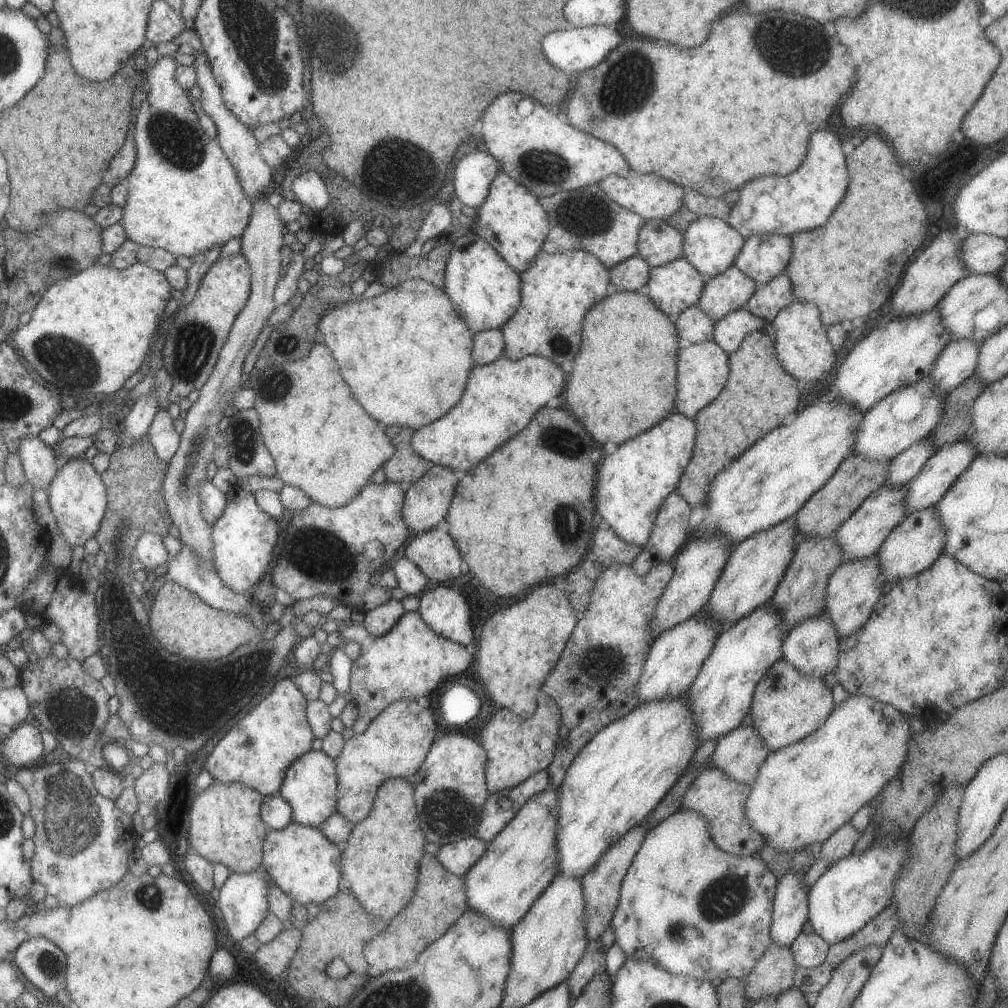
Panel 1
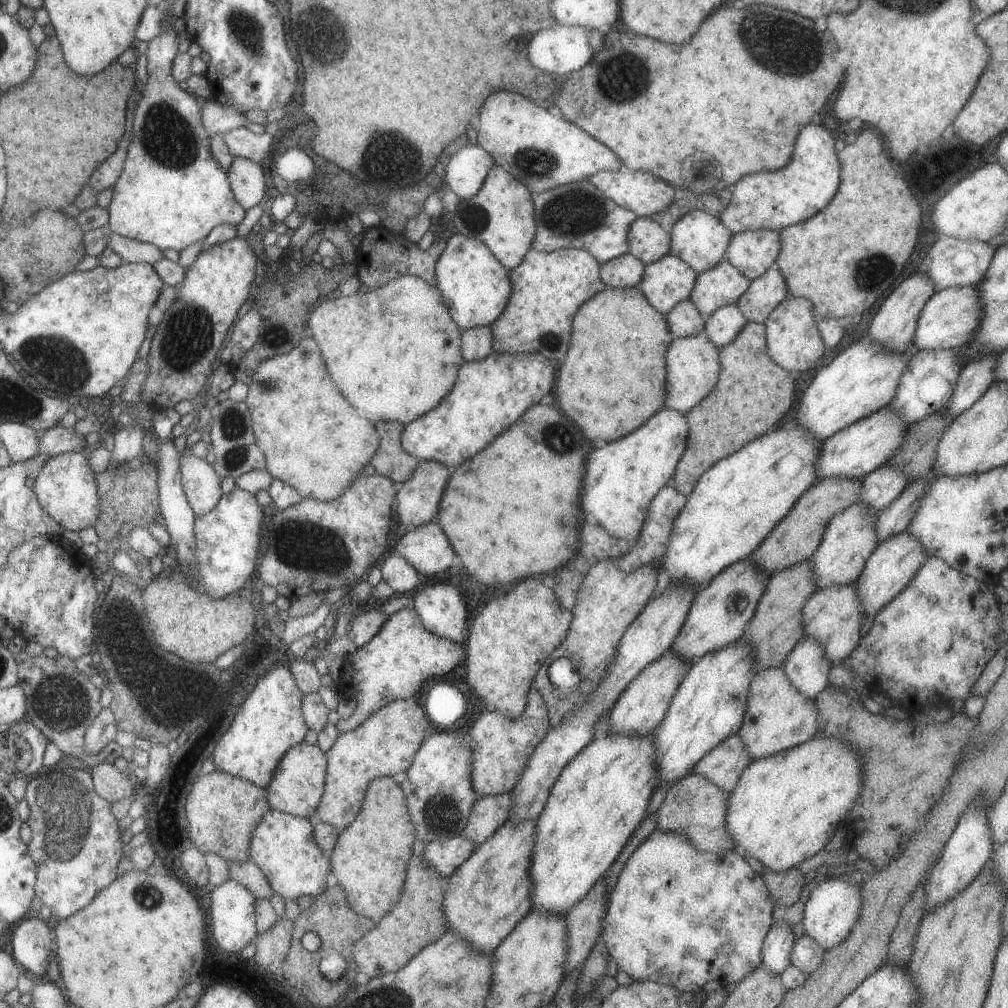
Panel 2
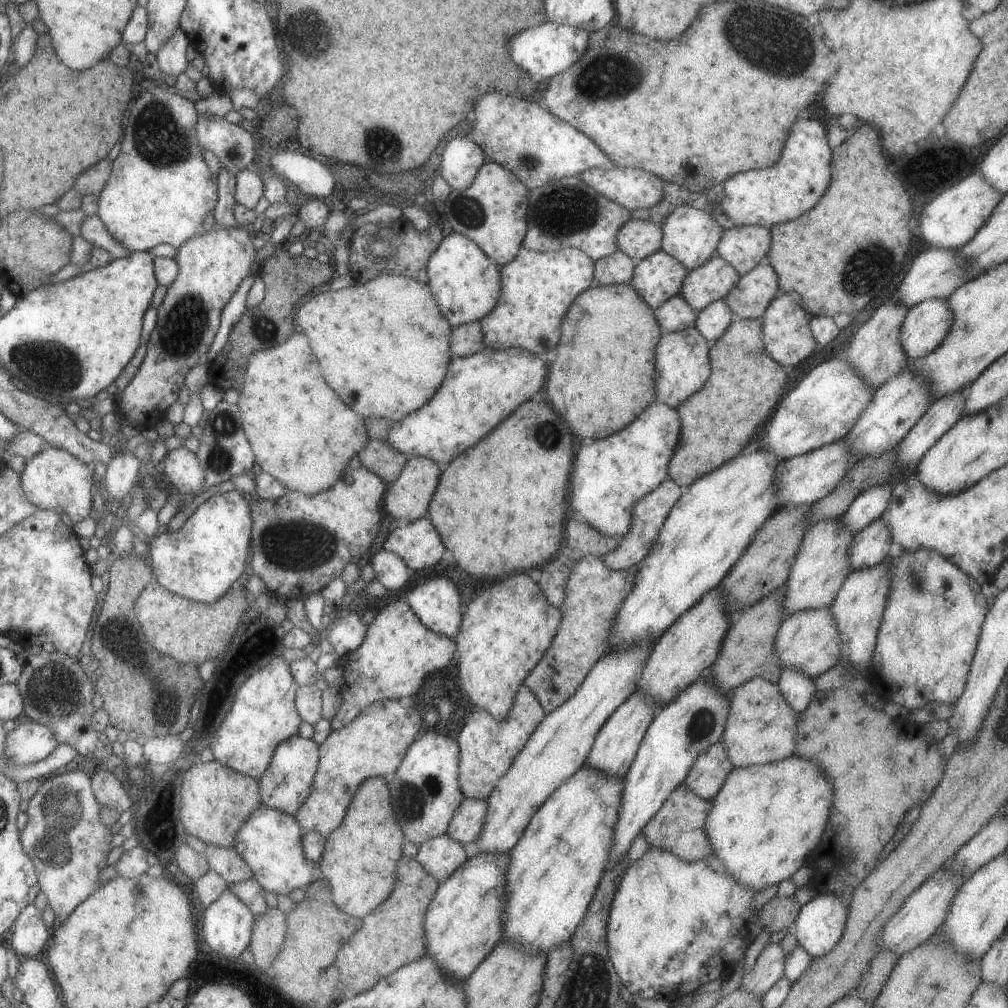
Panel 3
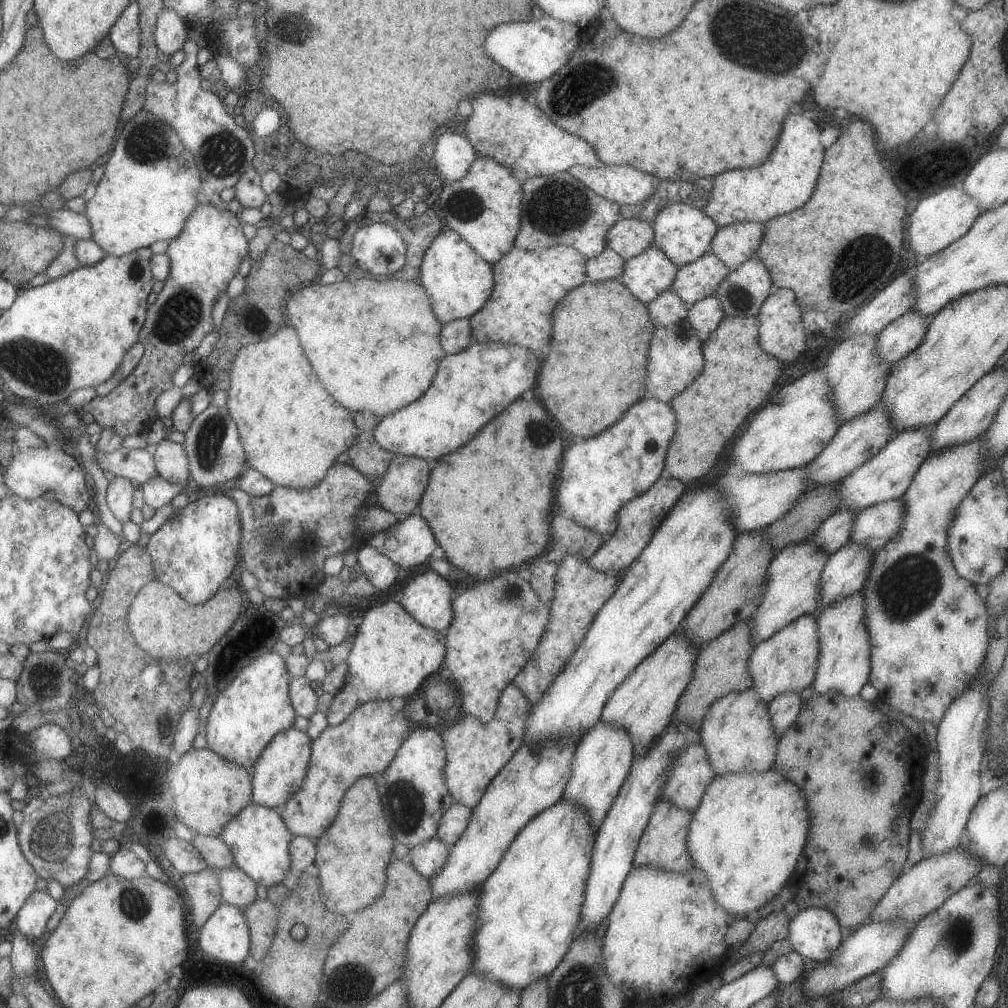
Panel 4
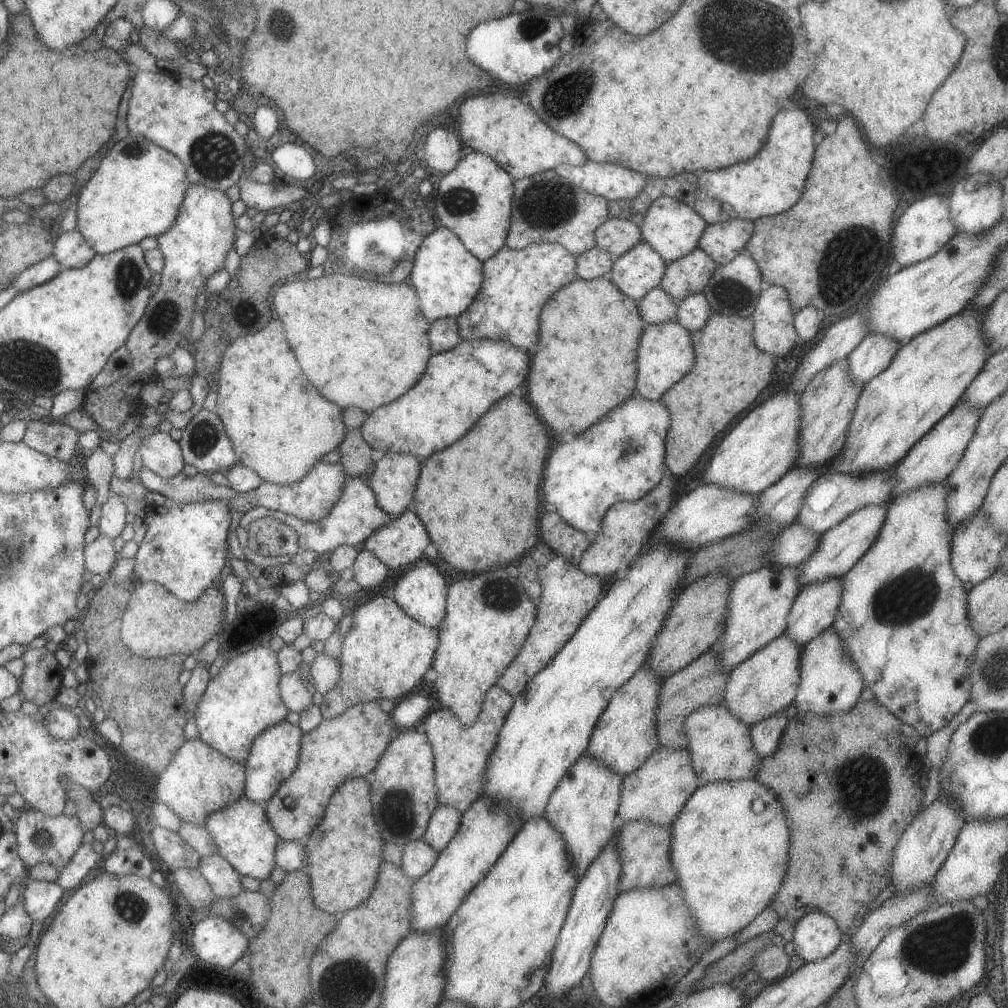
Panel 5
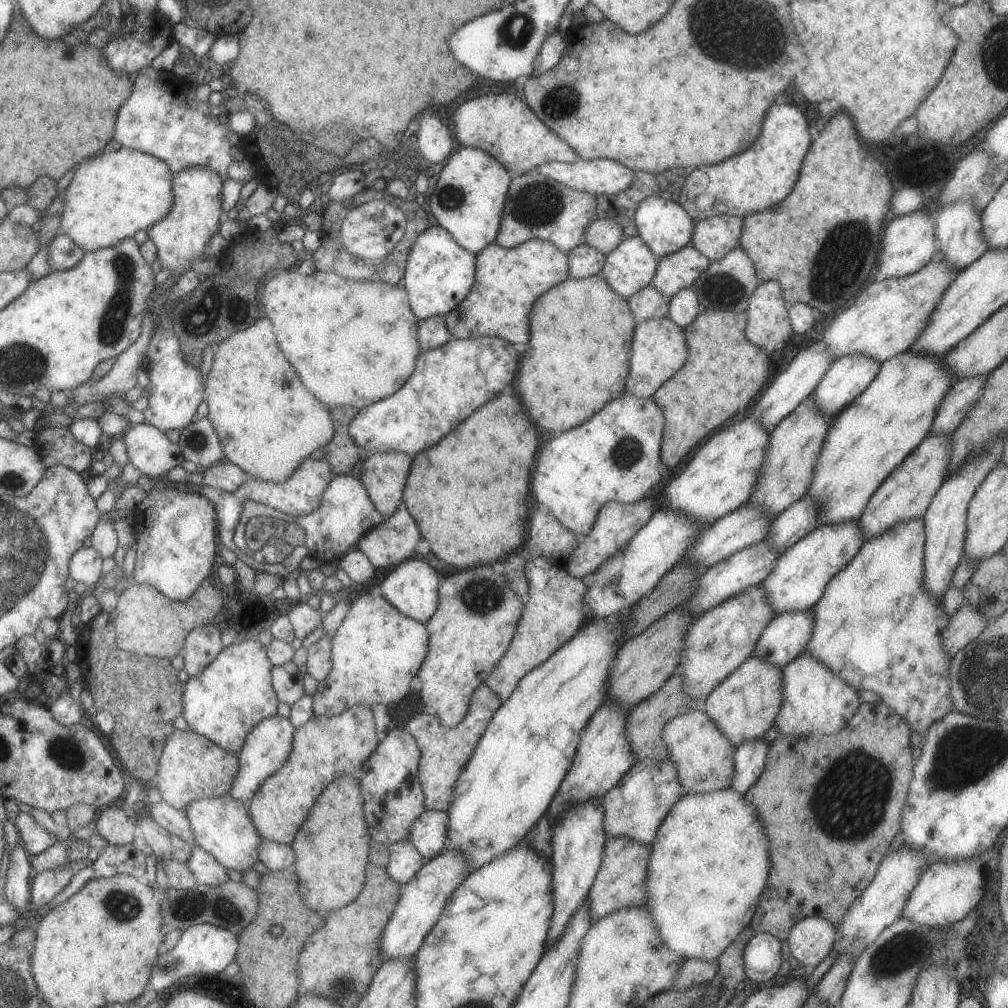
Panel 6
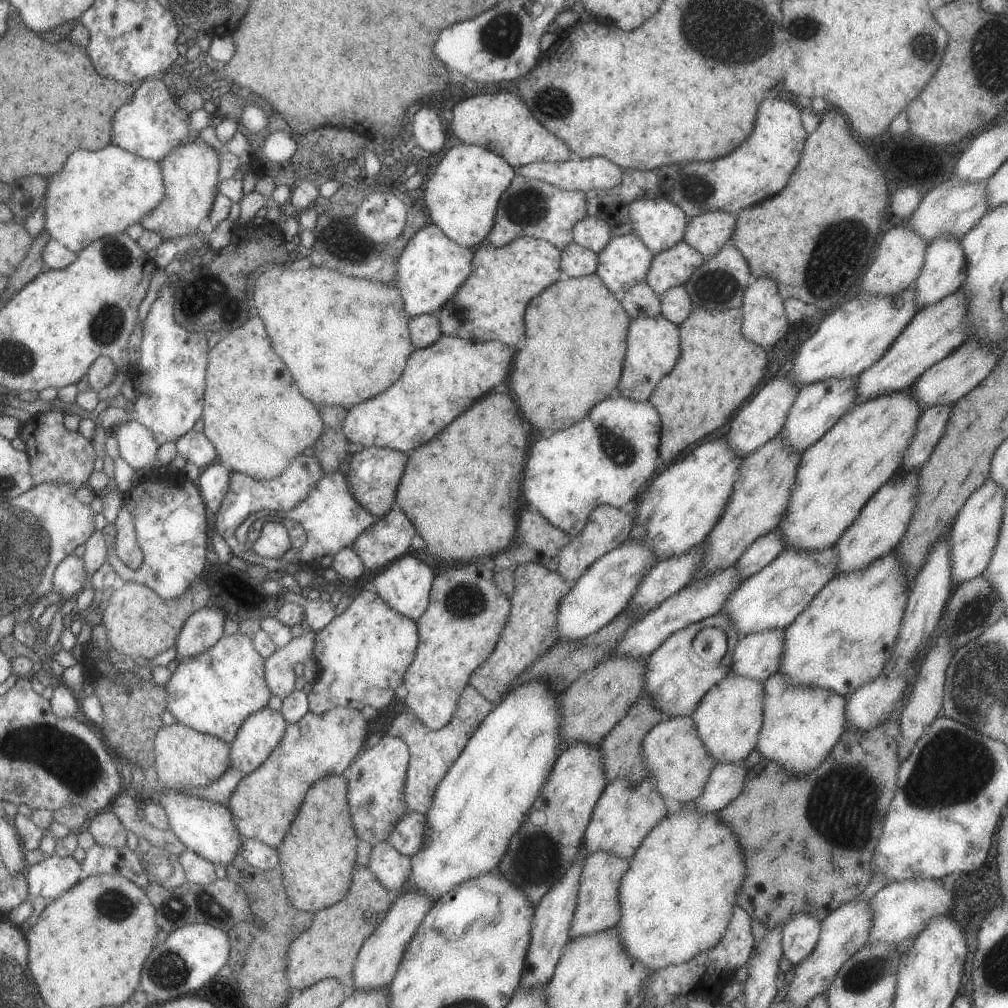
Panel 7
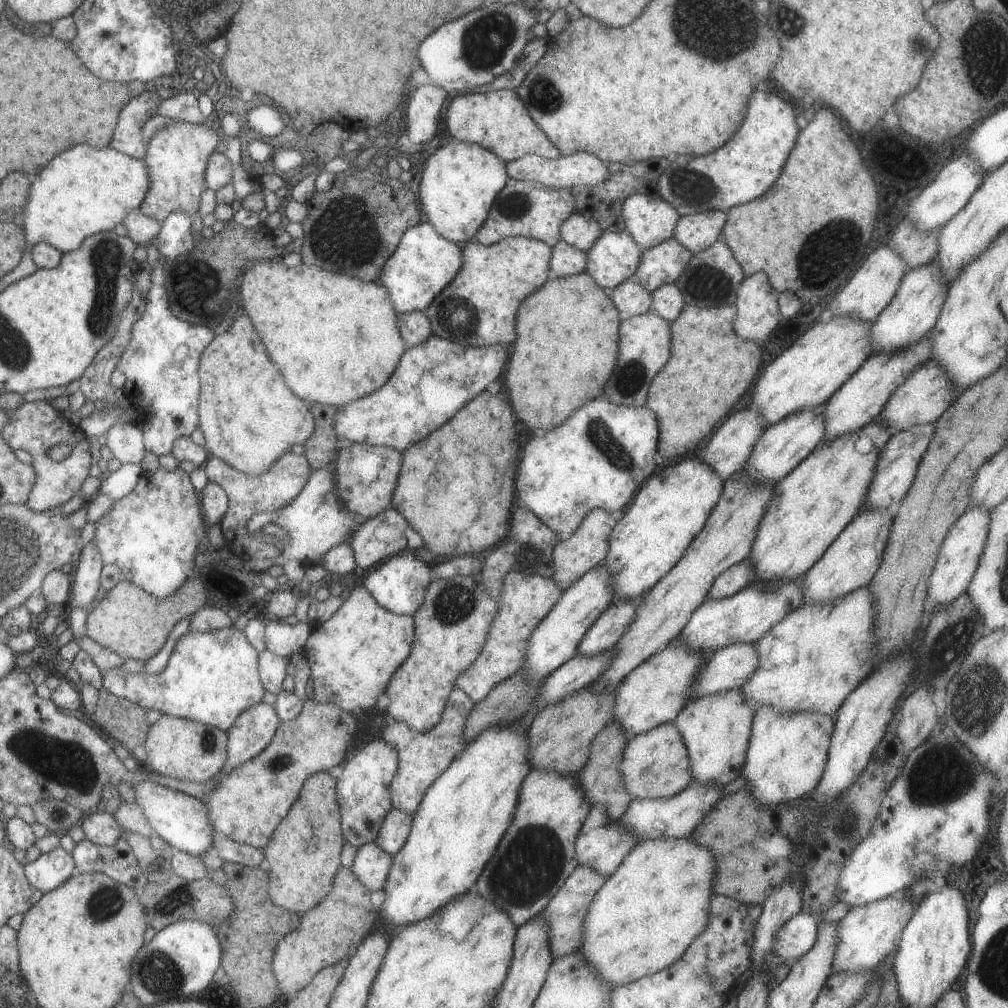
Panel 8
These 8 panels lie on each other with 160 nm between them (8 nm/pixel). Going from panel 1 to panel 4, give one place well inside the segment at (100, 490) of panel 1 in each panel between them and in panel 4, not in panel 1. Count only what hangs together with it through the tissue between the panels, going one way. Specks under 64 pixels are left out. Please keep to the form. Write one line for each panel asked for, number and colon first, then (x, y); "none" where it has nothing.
2: (65, 487)
3: (53, 479)
4: (31, 472)

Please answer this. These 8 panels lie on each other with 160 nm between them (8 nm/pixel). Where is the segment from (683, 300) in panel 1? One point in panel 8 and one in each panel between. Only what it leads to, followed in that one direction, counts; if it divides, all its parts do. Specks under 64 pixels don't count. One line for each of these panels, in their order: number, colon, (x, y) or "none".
2: (667, 281)
3: (658, 277)
4: (646, 275)
5: (636, 272)
6: (630, 266)
7: (624, 261)
8: (614, 257)

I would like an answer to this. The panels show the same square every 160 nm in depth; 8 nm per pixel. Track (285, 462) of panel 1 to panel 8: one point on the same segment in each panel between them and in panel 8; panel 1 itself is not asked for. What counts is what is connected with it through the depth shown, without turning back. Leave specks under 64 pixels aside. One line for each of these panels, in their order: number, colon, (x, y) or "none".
2: (312, 440)
3: (300, 433)
4: (293, 443)
5: (278, 426)
6: (267, 423)
7: (254, 416)
8: (248, 418)

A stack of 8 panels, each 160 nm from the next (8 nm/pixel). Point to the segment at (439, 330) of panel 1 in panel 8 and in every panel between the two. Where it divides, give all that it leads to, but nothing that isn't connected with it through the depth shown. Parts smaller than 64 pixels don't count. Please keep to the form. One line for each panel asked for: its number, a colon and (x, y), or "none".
2: (393, 351)
3: (383, 345)
4: (349, 330)
5: (362, 344)
6: (352, 343)
7: (344, 340)
8: (335, 339)

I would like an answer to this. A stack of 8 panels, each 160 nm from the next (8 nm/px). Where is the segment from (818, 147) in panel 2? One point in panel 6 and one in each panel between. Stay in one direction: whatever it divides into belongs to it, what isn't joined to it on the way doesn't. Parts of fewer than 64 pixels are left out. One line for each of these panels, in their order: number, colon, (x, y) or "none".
3: (775, 195)
4: (785, 180)
5: (770, 183)
6: (764, 174)

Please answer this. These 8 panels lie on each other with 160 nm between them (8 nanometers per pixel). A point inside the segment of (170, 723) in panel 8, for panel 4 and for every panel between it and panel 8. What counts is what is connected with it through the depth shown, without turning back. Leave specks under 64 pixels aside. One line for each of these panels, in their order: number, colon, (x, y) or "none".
4: (207, 791)
5: (198, 780)
6: (190, 767)
7: (183, 758)

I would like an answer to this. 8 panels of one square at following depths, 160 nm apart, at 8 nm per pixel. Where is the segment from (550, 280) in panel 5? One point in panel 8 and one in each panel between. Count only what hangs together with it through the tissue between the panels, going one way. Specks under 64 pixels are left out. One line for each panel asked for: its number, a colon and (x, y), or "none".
6: (507, 281)
7: (488, 306)
8: (477, 308)

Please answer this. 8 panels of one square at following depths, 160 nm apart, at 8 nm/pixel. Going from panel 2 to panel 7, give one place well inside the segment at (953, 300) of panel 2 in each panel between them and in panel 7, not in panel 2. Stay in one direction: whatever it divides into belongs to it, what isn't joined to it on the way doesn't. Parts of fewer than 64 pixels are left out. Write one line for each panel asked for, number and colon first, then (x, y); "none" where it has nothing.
3: (926, 324)
4: (895, 340)
5: (872, 355)
6: (848, 376)
7: (817, 406)

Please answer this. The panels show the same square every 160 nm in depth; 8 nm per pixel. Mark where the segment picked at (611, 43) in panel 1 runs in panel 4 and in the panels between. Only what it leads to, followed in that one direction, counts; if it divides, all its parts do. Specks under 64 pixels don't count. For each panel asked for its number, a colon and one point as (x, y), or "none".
2: (558, 50)
3: (546, 50)
4: (531, 51)

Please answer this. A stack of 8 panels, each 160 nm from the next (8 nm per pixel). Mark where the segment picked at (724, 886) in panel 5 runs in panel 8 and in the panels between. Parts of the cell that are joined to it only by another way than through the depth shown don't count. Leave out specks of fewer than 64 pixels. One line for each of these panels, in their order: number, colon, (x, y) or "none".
6: (710, 860)
7: (676, 899)
8: (645, 915)

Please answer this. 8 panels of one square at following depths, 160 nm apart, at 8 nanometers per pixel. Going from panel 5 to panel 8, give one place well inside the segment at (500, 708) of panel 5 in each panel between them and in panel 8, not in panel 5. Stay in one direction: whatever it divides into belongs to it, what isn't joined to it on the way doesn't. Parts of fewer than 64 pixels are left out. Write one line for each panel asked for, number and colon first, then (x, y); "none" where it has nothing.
6: (443, 751)
7: (432, 752)
8: (422, 757)

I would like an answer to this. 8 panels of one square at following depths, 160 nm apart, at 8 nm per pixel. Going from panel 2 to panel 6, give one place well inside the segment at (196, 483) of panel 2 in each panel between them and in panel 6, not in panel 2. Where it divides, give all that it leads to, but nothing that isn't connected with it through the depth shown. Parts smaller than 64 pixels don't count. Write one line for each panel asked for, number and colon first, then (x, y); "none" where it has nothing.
3: (181, 466)
4: (170, 461)
5: (158, 452)
6: (149, 450)

